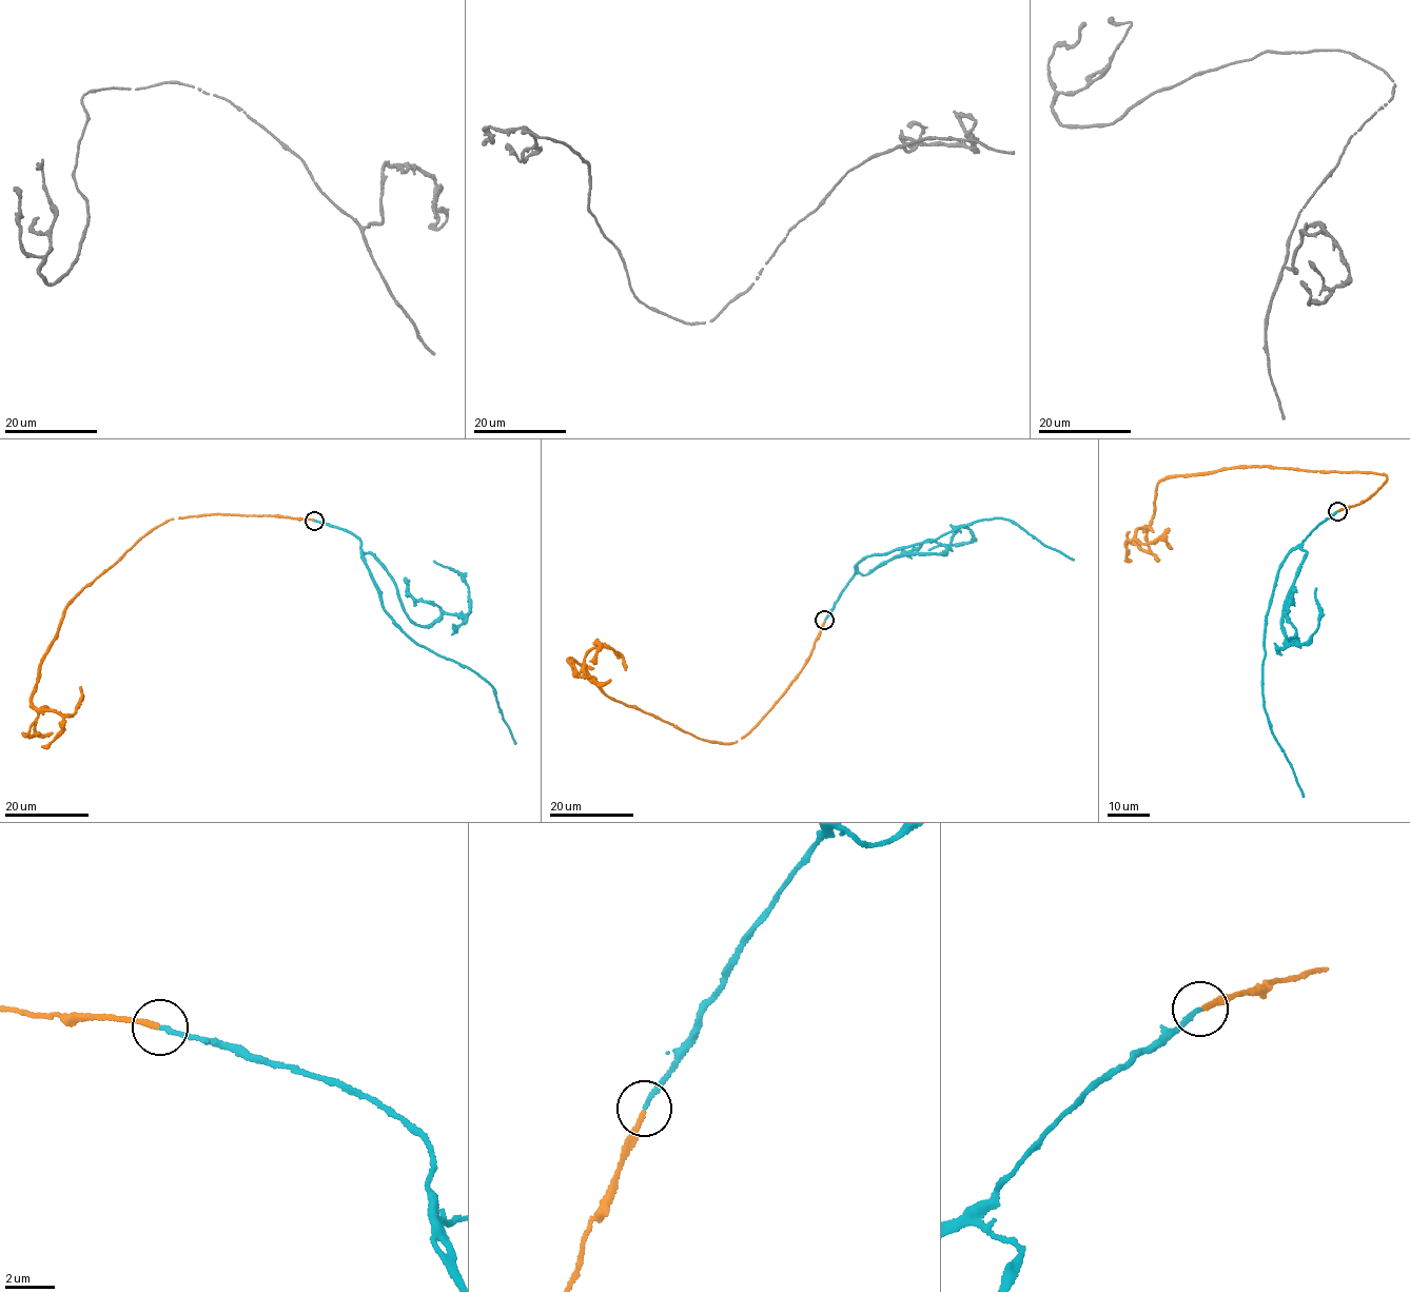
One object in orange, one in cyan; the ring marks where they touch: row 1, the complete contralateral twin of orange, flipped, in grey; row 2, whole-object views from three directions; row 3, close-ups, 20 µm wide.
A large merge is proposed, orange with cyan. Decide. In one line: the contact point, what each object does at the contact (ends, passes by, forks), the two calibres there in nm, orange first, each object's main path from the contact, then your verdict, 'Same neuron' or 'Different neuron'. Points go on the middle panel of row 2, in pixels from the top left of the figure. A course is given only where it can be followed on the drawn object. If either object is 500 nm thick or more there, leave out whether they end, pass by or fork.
Place: (824, 620). At the ring orange ends. At the ring cyan ends. Thickness 200 nm (orange) against 190 nm. Course of orange: (824, 621), (809, 658), (730, 743), (611, 699), (568, 659), (575, 674), (604, 645), (625, 669). Course of cyan: (824, 620), (865, 558), (935, 539), (977, 521), (1010, 521), (1074, 560). Same neuron

